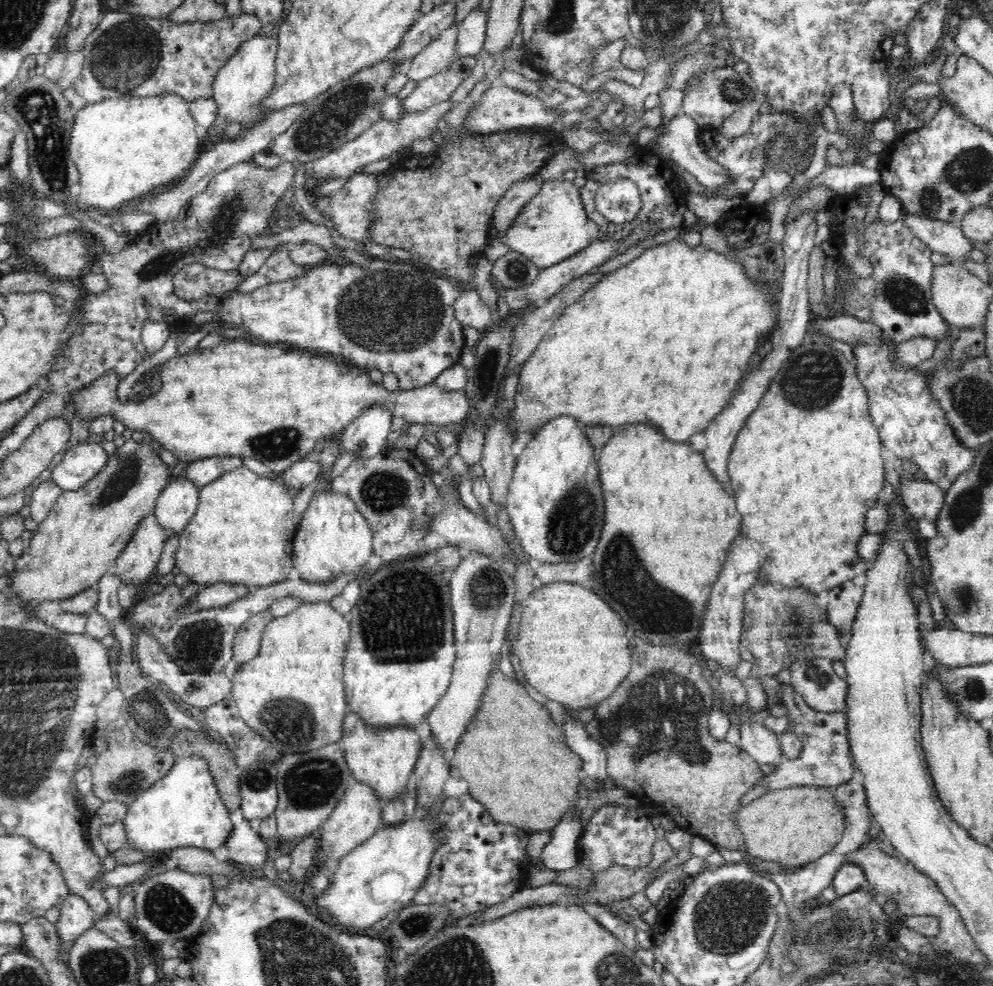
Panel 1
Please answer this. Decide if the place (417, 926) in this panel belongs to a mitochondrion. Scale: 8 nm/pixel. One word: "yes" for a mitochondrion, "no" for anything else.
yes

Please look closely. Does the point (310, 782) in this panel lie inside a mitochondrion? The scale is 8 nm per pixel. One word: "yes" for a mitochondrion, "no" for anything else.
yes

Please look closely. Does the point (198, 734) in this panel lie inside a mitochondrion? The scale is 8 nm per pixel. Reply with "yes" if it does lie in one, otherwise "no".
no

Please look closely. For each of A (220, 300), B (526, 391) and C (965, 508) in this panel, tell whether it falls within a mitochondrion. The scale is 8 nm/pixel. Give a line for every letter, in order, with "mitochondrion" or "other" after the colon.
A: other
B: other
C: mitochondrion

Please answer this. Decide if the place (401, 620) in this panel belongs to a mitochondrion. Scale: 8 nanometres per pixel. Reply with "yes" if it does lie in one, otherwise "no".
yes

